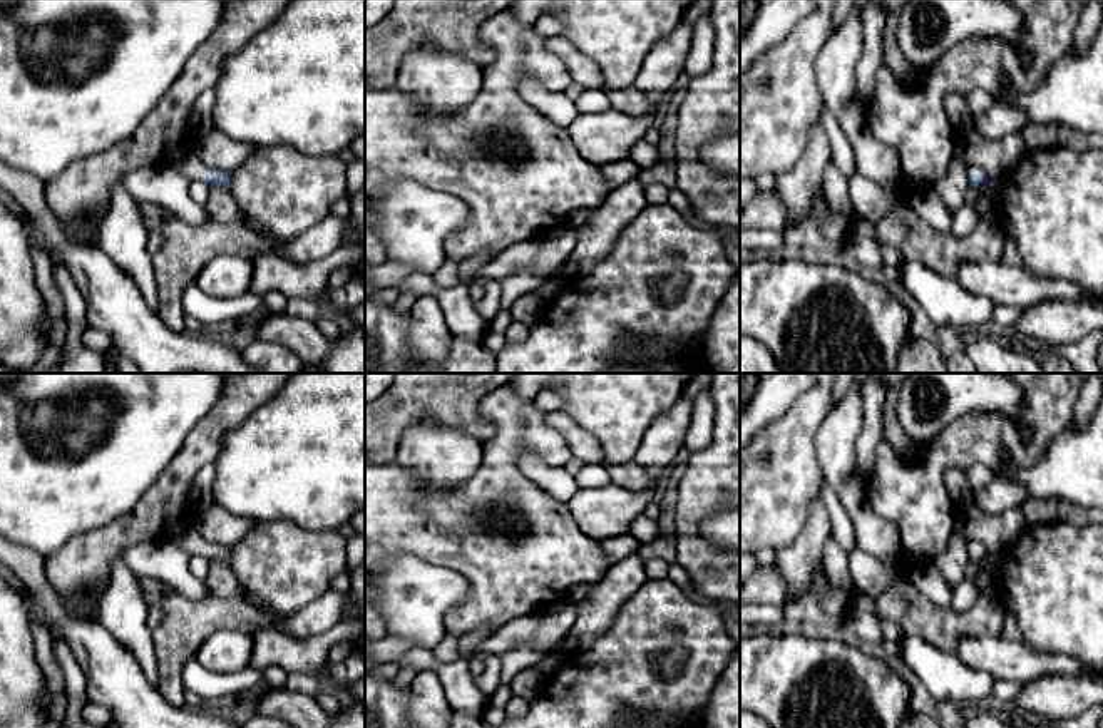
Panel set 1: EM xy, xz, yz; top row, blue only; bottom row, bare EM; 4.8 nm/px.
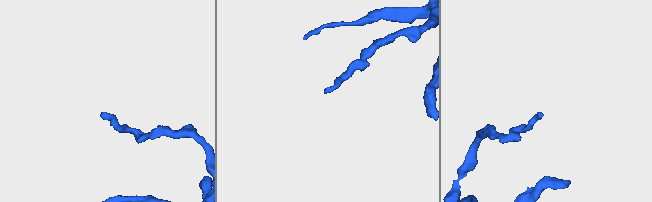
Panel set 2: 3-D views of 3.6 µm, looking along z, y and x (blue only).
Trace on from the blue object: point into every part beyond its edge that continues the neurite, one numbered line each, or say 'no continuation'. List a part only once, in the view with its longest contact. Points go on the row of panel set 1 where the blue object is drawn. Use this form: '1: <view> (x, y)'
1: xy (184, 159)

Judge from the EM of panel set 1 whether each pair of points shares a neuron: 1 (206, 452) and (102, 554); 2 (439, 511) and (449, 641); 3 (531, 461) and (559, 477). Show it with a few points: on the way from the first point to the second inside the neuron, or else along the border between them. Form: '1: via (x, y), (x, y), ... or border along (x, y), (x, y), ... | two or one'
1: via (179, 477), (129, 529) | one
2: border along (447, 630), (457, 640) | two
3: via (538, 467), (548, 477), (553, 477) | one

